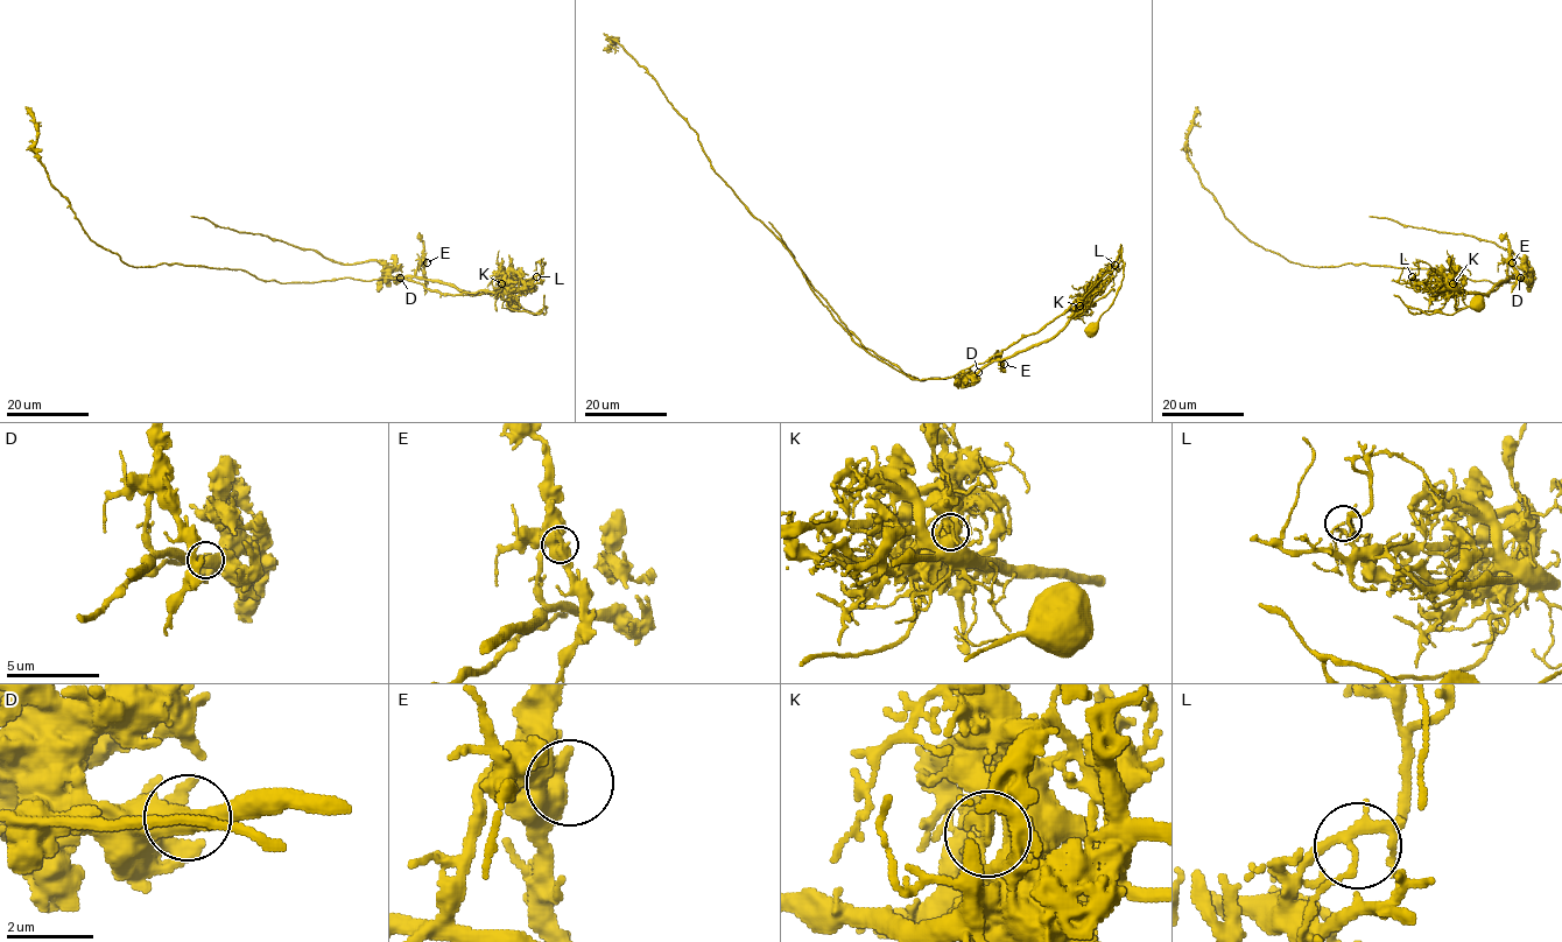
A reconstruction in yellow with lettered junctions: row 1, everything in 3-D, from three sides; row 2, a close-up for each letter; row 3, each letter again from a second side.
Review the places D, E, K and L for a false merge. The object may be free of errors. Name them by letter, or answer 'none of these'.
K

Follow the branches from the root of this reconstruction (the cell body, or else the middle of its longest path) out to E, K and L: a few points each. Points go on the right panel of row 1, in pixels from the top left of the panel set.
E: (1475, 302), (1451, 315), (1408, 309), (1437, 310), (1447, 293), (1486, 293), (1506, 278), (1512, 262)
K: (1475, 302), (1451, 315), (1408, 309), (1413, 314), (1437, 310), (1454, 283)
L: (1475, 302), (1451, 315), (1408, 308), (1413, 314), (1437, 310), (1447, 294), (1422, 290), (1412, 276)

